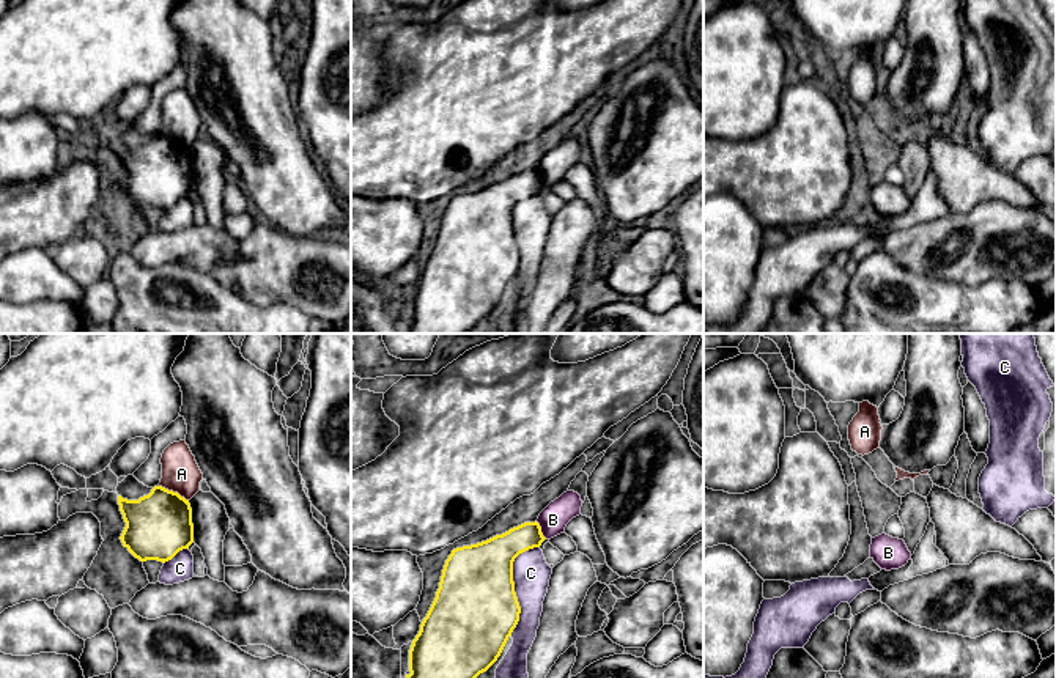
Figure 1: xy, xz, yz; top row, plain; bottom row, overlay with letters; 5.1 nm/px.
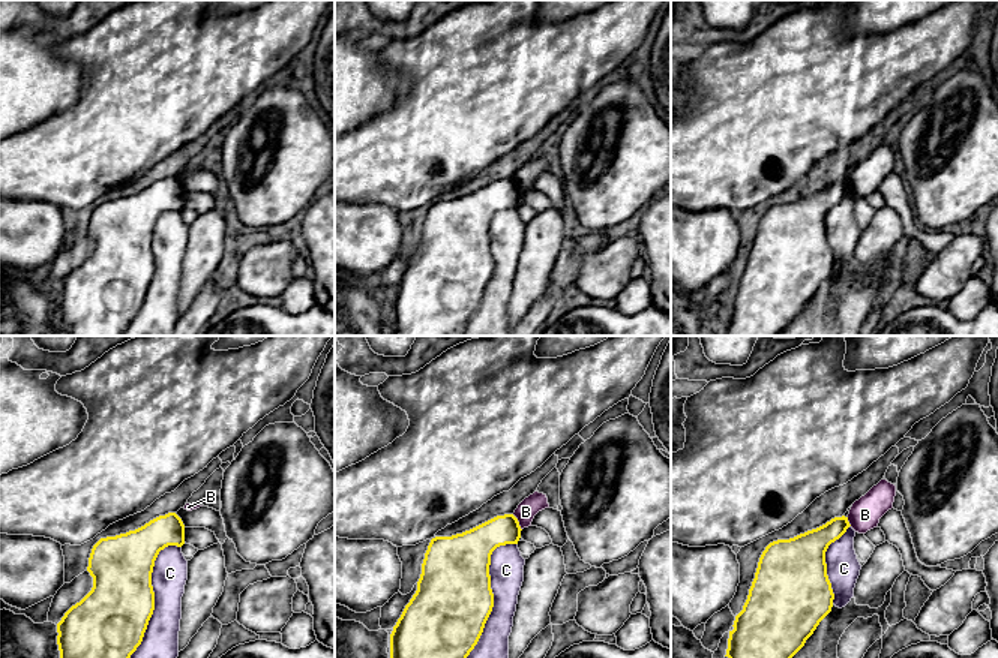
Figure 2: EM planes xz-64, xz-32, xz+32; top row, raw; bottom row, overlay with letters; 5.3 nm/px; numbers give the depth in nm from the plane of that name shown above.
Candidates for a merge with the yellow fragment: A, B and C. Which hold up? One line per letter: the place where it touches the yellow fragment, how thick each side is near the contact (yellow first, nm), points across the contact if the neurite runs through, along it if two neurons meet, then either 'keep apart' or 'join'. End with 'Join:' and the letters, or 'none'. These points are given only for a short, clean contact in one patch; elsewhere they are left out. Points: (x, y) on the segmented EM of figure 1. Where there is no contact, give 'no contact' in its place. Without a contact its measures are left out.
A: meets yellow in xy at (172, 491); 340 nm thick on the yellow side, 190 nm on the other; border along xy (159, 485), (177, 491), (188, 501); keep apart
B: meets yellow in xz at (540, 530); 180 nm thick on the yellow side, 150 nm on the other; border along xz (535, 521), (546, 538); keep apart
C: meets yellow in xz at (513, 585); 440 nm thick on the yellow side, 190 nm on the other; keep apart
Join: none

